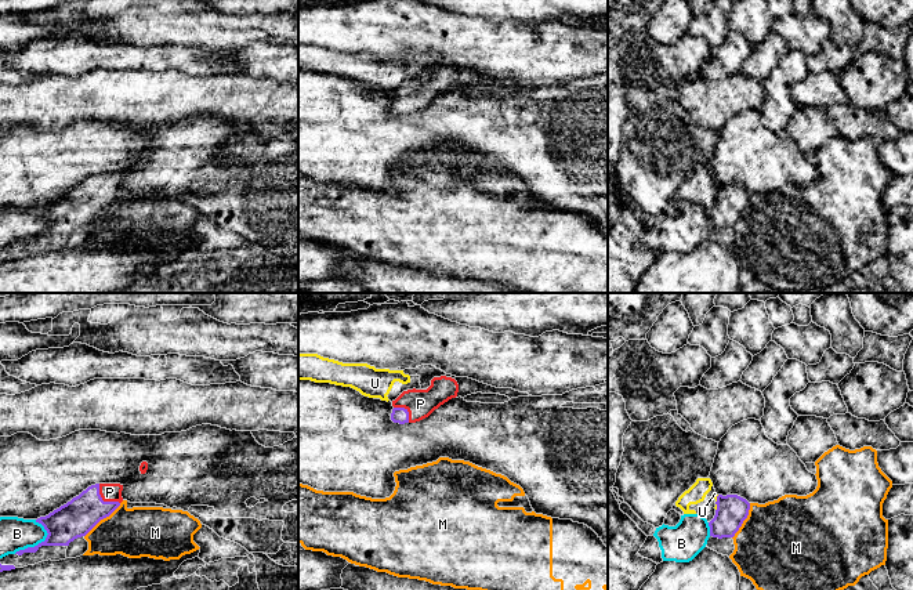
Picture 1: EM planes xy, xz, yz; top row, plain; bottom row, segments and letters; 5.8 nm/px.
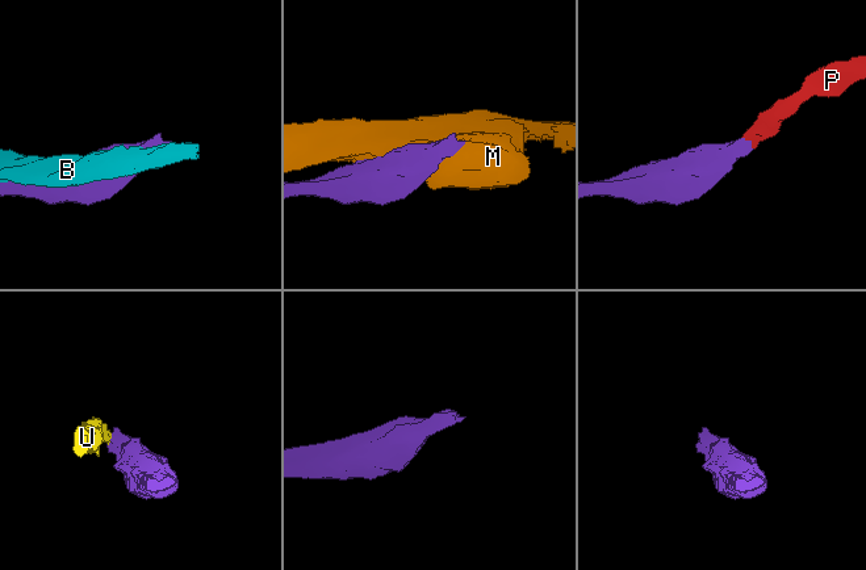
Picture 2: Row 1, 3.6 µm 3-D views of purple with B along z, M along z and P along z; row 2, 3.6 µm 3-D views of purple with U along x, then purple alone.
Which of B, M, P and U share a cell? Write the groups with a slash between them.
B / M / P / U

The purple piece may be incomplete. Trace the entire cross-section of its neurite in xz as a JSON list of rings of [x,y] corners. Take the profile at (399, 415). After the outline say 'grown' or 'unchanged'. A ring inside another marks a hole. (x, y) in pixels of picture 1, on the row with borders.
[[[434,377],[427,390],[407,390],[392,401],[391,420],[399,424],[420,421],[449,399],[456,398],[457,392],[459,384],[454,379]]]; grown

